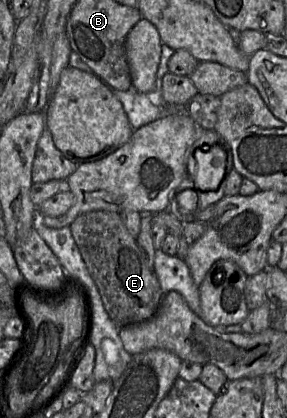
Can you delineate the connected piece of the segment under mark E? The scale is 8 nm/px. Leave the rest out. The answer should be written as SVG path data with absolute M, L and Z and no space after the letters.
M90 211L79 215L70 225L72 236L94 280L104 308L118 328L151 319L160 307L163 291L158 277L125 226L121 214Z

